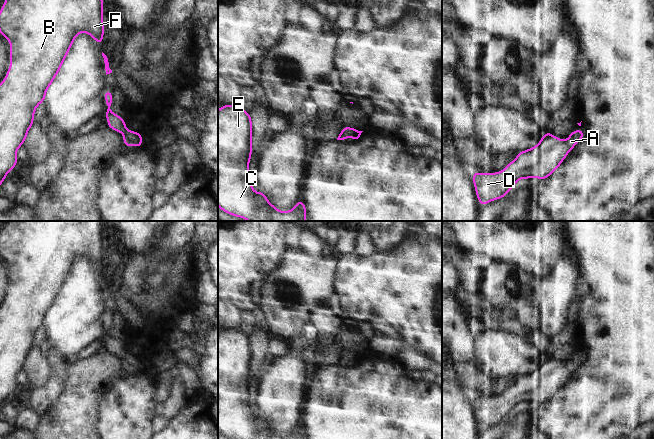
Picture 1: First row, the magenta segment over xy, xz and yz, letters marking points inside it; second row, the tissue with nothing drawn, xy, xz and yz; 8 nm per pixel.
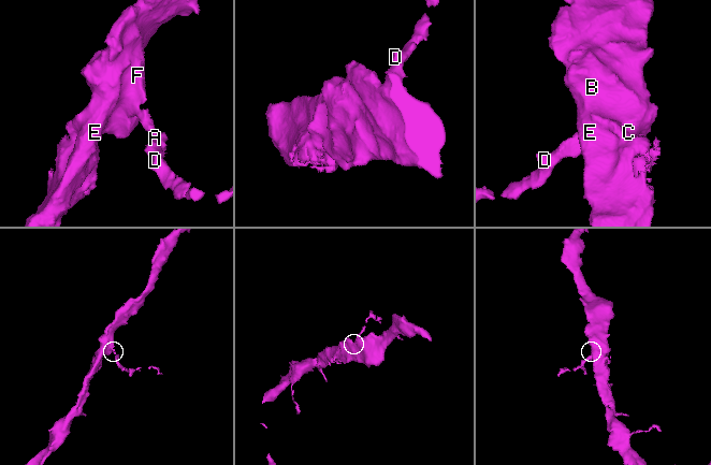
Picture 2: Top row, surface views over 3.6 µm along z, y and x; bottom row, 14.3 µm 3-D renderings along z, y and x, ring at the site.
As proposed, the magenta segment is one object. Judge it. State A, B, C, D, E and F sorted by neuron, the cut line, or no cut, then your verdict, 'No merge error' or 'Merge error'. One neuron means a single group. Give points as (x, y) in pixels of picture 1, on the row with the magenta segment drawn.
Groups: A B C D E F. No split. No merge error

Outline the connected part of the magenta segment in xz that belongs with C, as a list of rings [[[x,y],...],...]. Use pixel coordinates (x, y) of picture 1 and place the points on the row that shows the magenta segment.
[[[224,104],[218,110],[218,207],[248,221],[306,221],[305,203],[300,199],[291,211],[280,211],[263,191],[257,193],[249,180],[252,157],[252,119],[240,104]]]

